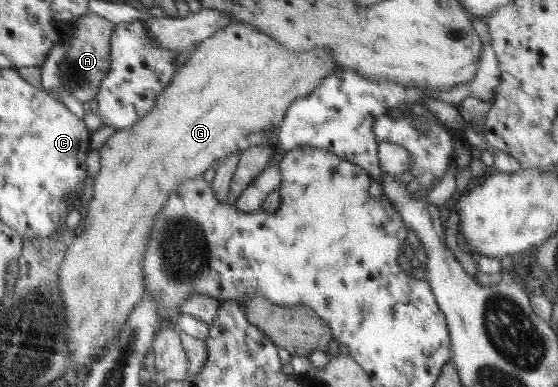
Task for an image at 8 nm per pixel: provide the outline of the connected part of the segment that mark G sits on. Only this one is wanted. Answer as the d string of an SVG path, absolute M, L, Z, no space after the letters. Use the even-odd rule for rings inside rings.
M234 22L224 29L220 29L213 33L208 39L201 42L199 46L190 54L190 58L180 66L175 77L170 81L168 88L161 93L157 99L156 106L151 113L148 113L142 120L136 121L132 127L116 130L100 147L100 171L94 178L92 189L94 194L90 199L86 217L84 217L85 229L76 235L76 240L66 247L64 259L60 264L60 274L58 274L58 289L62 293L64 299L64 311L66 311L66 321L68 321L68 351L70 351L70 361L74 361L78 367L89 367L104 353L104 349L112 342L112 339L120 333L124 323L128 321L128 315L134 311L134 307L140 303L145 295L146 283L144 283L144 275L142 275L142 256L146 250L146 242L148 242L148 234L152 228L154 217L162 210L164 203L168 200L170 192L176 190L176 186L186 179L194 179L203 177L204 172L215 167L228 154L232 154L237 149L243 146L245 138L248 134L258 133L270 124L280 125L288 107L296 100L302 97L307 97L320 84L320 81L330 74L336 73L336 62L332 58L332 54L326 48L314 48L307 52L299 52L296 50L288 50L284 48L280 42L274 38L264 34L262 30L244 24L244 22Z

